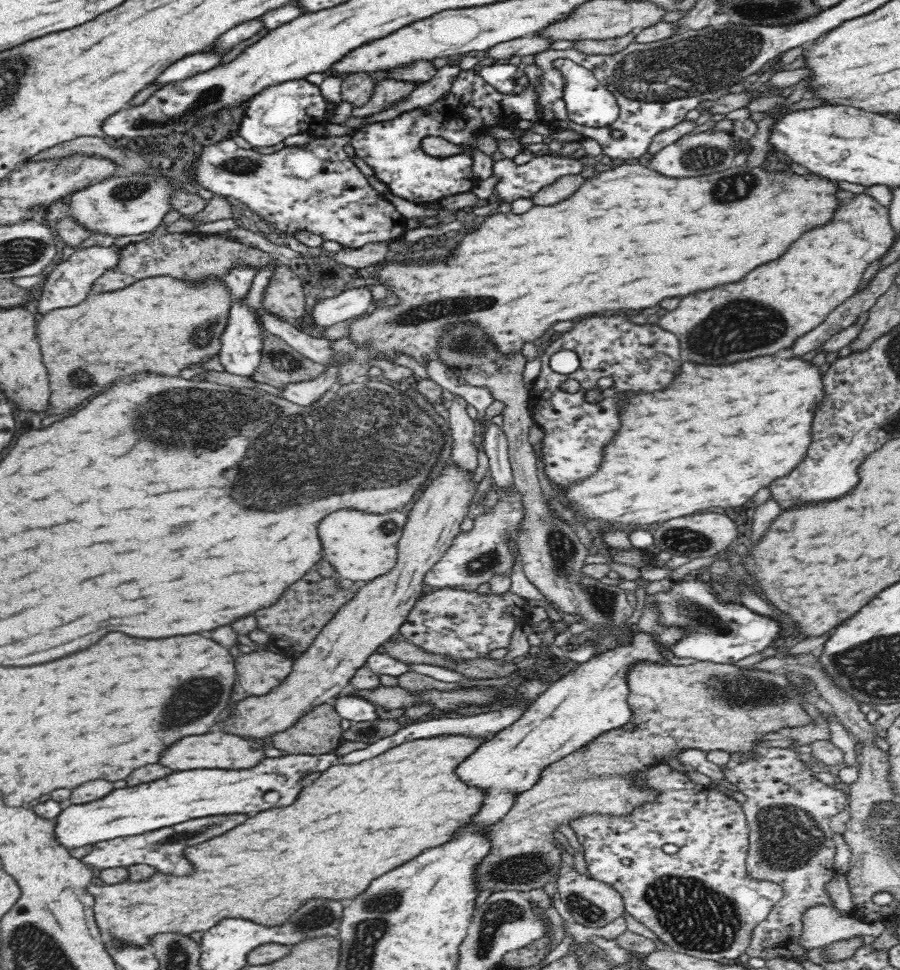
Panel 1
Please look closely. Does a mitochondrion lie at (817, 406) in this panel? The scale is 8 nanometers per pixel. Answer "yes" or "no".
no

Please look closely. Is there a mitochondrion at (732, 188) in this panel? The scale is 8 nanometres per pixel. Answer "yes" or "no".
yes

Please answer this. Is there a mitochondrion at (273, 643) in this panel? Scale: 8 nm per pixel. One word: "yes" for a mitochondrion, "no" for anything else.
no

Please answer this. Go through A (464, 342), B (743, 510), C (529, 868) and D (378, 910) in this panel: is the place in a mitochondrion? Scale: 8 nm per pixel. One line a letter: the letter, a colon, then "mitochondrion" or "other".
A: mitochondrion
B: other
C: mitochondrion
D: mitochondrion

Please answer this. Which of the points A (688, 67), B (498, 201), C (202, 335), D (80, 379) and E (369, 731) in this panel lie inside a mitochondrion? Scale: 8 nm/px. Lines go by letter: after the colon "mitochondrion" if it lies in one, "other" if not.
A: mitochondrion
B: other
C: mitochondrion
D: mitochondrion
E: mitochondrion

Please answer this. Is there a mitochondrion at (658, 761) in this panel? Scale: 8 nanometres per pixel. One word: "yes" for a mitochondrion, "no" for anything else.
no

